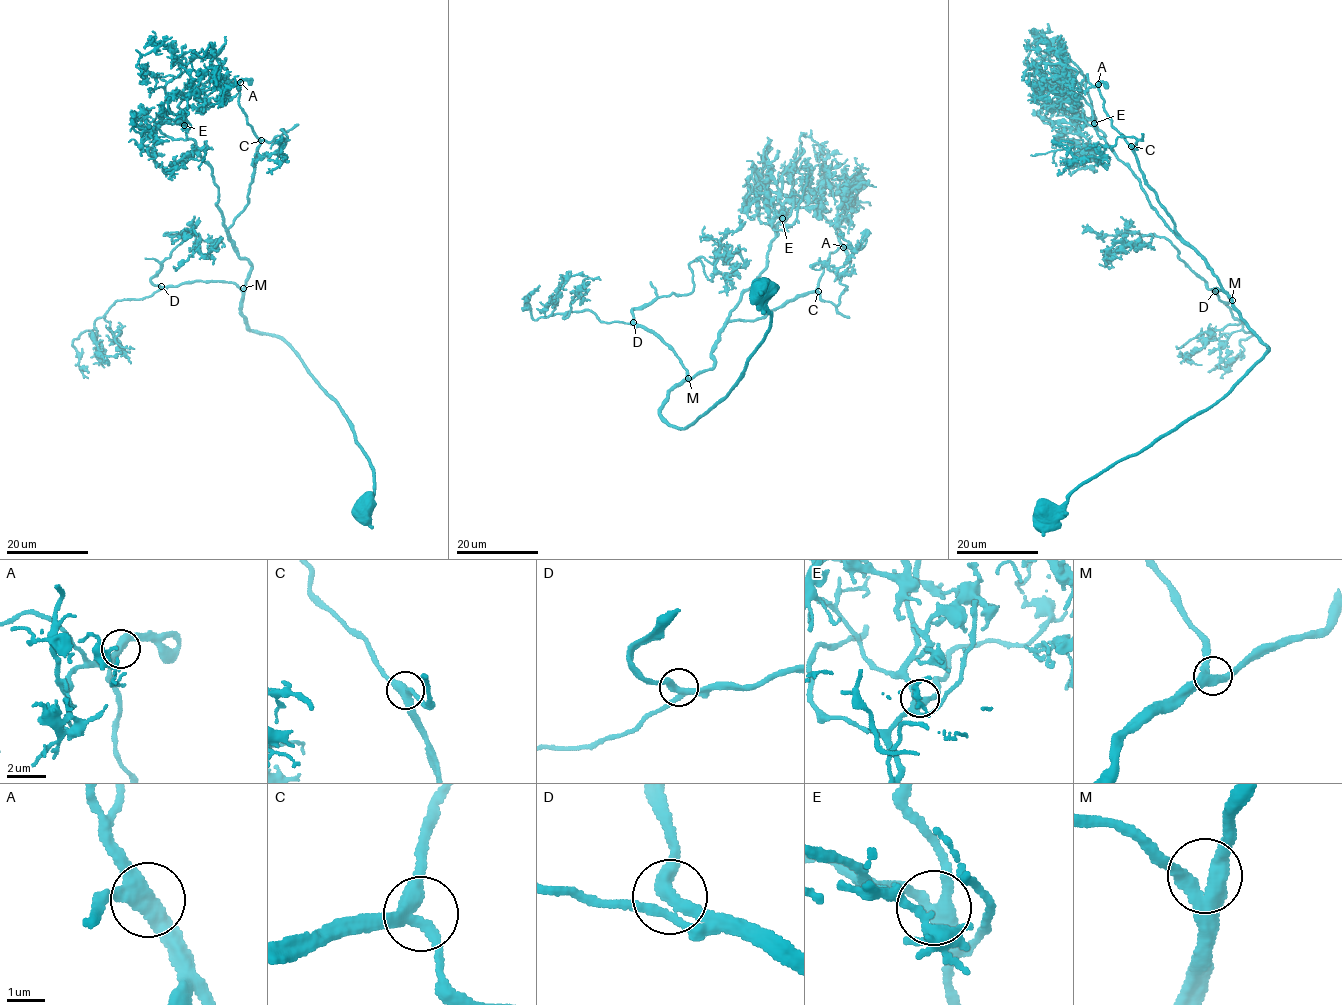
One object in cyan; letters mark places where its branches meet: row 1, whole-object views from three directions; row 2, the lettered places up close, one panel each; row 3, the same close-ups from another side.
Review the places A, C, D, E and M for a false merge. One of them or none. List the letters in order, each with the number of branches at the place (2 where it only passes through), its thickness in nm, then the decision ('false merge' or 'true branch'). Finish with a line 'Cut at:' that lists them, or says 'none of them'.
A: 3 | 340 nm | true branch
C: 3 | 320 nm | true branch
D: 3 | 320 nm | true branch
E: 3 | 320 nm | true branch
M: 3 | 360 nm | true branch
Cut at: none of them

